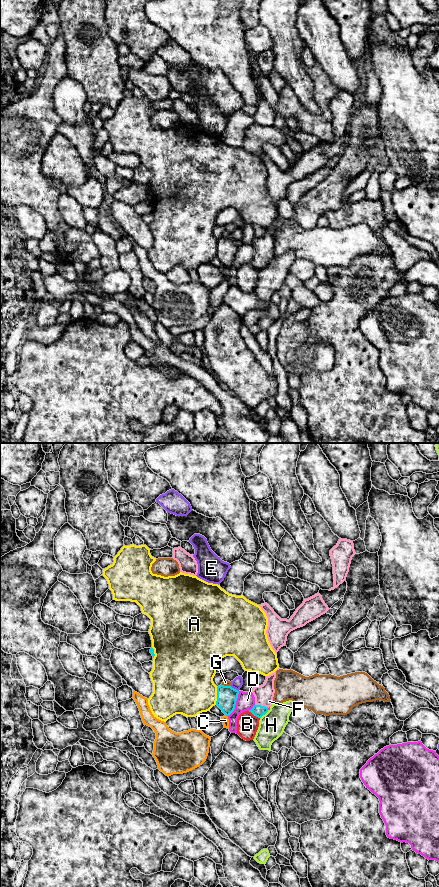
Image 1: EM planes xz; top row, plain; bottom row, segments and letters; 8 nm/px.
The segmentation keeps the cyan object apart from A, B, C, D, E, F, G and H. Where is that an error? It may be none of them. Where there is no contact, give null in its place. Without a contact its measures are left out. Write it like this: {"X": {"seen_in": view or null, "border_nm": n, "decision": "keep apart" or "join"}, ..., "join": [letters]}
{"A": {"seen_in": "xz", "border_nm": 140, "decision": "keep apart"}, "B": {"seen_in": "xz", "border_nm": 110, "decision": "keep apart"}, "C": {"seen_in": "xz", "border_nm": 30, "decision": "keep apart"}, "D": {"seen_in": "xz", "border_nm": 220, "decision": "keep apart"}, "E": {"seen_in": "xz", "border_nm": 80, "decision": "keep apart"}, "F": {"seen_in": "xz", "border_nm": 110, "decision": "join"}, "G": {"seen_in": "xz", "border_nm": 80, "decision": "keep apart"}, "H": {"seen_in": "xz", "border_nm": 100, "decision": "keep apart"}, "join": ["F"]}

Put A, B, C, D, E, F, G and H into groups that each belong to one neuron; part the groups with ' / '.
A / B / C / D / E / F / G / H

